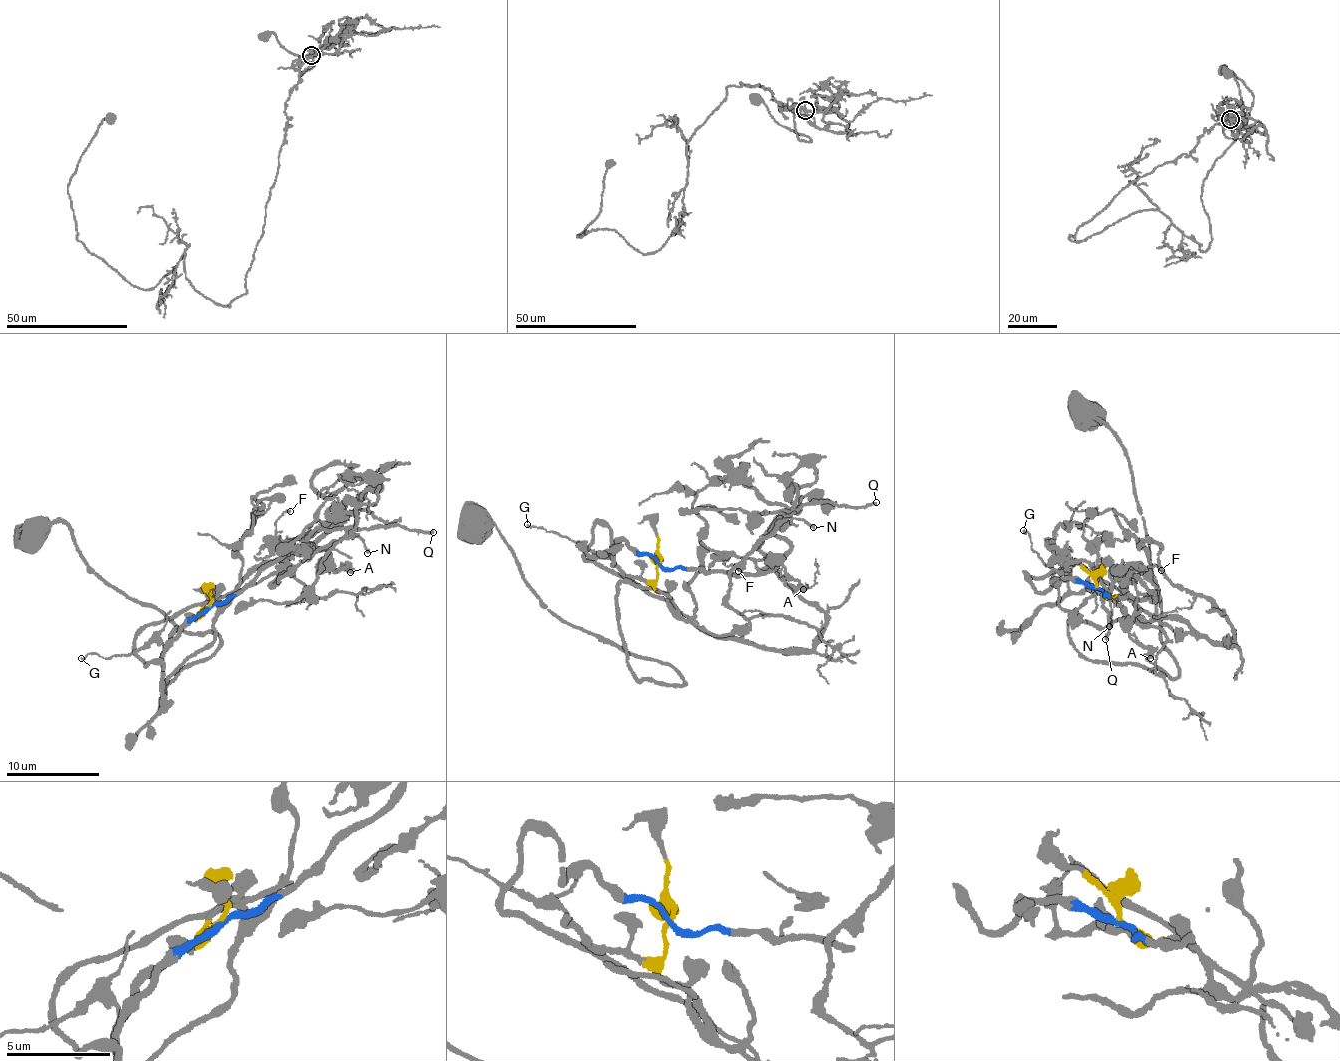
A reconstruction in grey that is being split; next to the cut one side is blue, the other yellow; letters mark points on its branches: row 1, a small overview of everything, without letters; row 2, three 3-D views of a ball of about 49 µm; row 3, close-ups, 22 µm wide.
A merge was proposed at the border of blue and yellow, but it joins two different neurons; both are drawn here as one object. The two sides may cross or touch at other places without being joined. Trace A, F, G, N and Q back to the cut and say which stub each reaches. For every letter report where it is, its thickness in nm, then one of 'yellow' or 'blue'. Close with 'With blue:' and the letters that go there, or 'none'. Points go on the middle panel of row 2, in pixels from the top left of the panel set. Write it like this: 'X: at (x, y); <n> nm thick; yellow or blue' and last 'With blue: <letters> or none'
A: at (803, 589); 340 nm thick; blue
F: at (738, 571); 140 nm thick; blue
G: at (527, 524); 120 nm thick; yellow
N: at (813, 527); 160 nm thick; blue
Q: at (876, 502); 190 nm thick; blue
With blue: A, F, N, Q

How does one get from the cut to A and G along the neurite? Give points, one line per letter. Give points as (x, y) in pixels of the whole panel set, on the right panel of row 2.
A: (1096, 588), (1115, 600), (1150, 598), (1148, 593), (1137, 599), (1129, 631), (1148, 649), (1149, 658)
G: (1096, 586), (1107, 593), (1093, 589), (1074, 593), (1066, 576), (1045, 564), (1022, 530)

